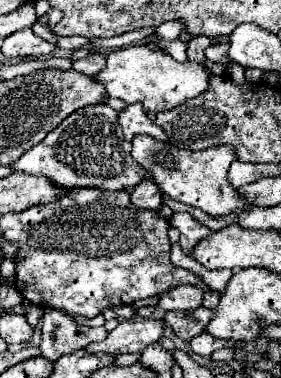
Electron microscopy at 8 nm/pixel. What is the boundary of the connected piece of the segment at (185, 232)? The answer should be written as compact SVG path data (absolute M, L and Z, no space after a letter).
M172 213L168 223L170 223L170 227L180 231L180 247L184 249L186 255L190 255L190 251L194 249L194 245L200 239L204 239L204 237L208 237L212 233L212 229L202 225L190 213Z

